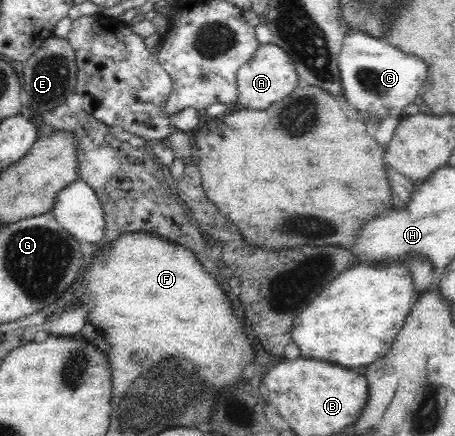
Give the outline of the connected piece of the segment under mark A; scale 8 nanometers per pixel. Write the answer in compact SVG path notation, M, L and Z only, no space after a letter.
M260 44L248 64L238 71L236 85L238 86L237 105L240 109L264 111L290 95L299 85L299 78L294 63L280 46Z

